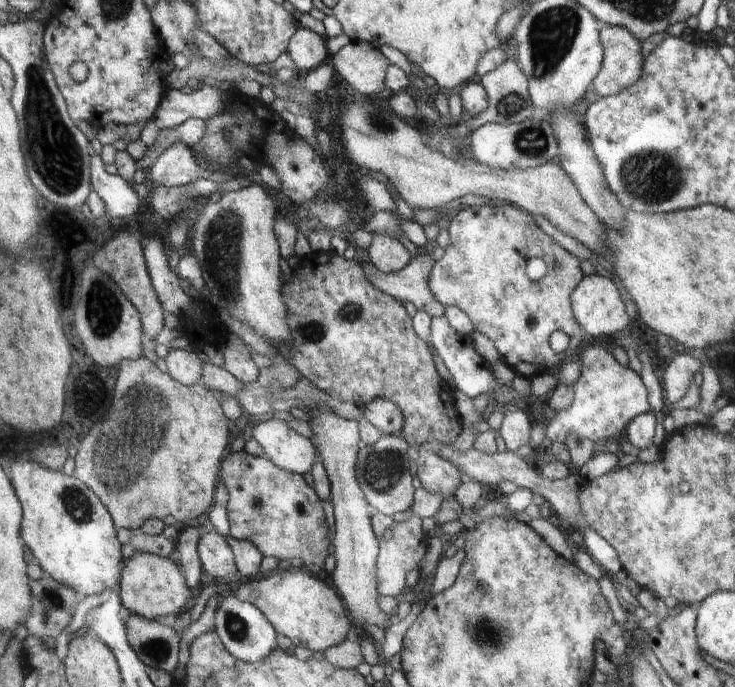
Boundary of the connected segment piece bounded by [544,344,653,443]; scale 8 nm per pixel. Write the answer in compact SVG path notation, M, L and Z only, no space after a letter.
M597 344L588 345L581 358L581 373L574 387L574 398L570 408L565 411L550 412L549 419L545 421L545 436L552 442L565 442L569 434L577 434L582 438L593 440L595 443L604 442L606 439L621 440L627 424L639 414L653 411L648 403L647 391L642 383L642 378L630 367L622 366L615 356Z

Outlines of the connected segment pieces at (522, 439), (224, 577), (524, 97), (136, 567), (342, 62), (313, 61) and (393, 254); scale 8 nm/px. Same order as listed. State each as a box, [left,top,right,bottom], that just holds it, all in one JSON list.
[[498,406,532,453],[198,530,239,582],[474,59,537,126],[120,550,192,621],[331,41,390,95],[287,26,328,73],[364,233,411,274]]

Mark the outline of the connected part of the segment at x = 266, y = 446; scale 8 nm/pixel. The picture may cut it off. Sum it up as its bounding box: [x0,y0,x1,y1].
[252,416,318,474]

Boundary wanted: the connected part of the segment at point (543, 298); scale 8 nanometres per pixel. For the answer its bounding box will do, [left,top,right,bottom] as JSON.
[429,203,587,374]

